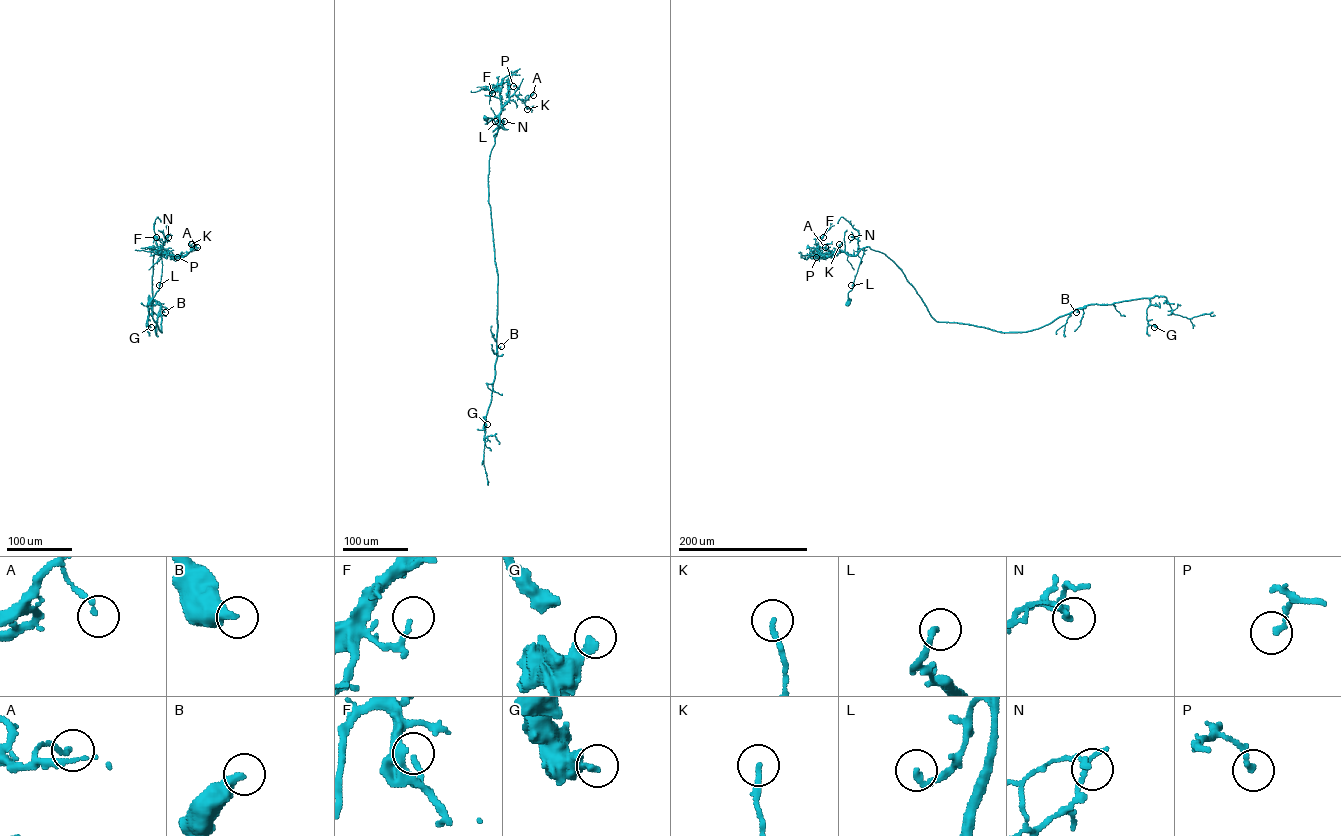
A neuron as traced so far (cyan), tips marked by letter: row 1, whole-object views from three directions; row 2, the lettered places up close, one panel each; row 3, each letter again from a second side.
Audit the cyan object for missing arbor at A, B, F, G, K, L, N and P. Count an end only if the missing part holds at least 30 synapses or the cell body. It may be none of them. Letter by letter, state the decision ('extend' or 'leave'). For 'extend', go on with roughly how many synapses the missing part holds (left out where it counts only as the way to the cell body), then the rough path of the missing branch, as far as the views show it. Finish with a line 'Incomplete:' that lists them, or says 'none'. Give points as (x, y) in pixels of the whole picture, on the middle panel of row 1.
A: leave
B: leave
F: leave
G: leave
K: leave
L: leave
N: leave
P: leave
Incomplete: none

